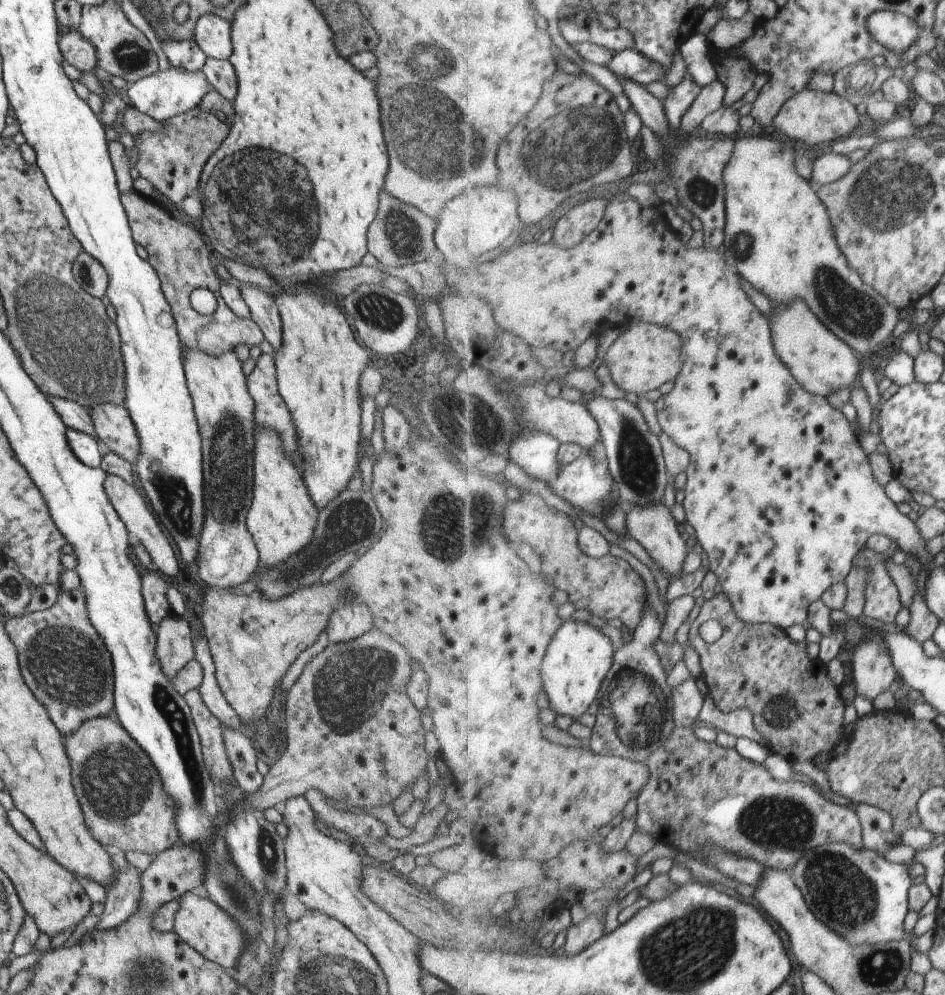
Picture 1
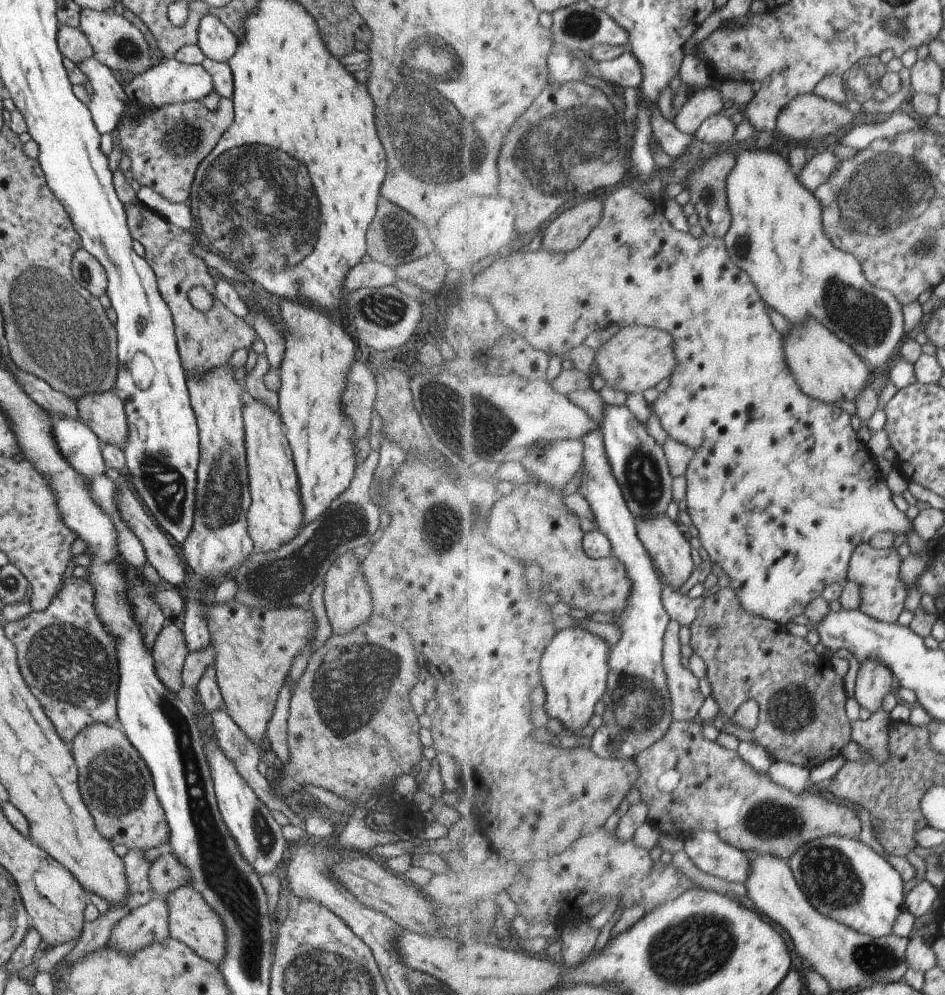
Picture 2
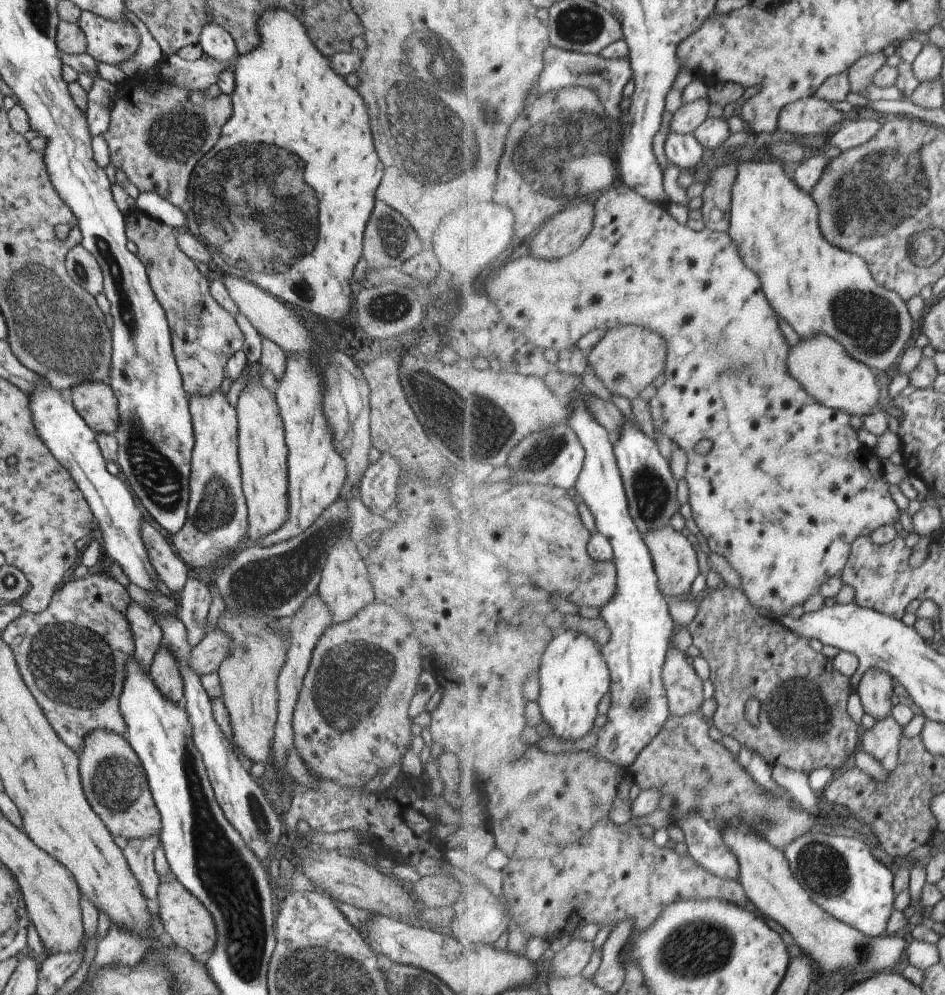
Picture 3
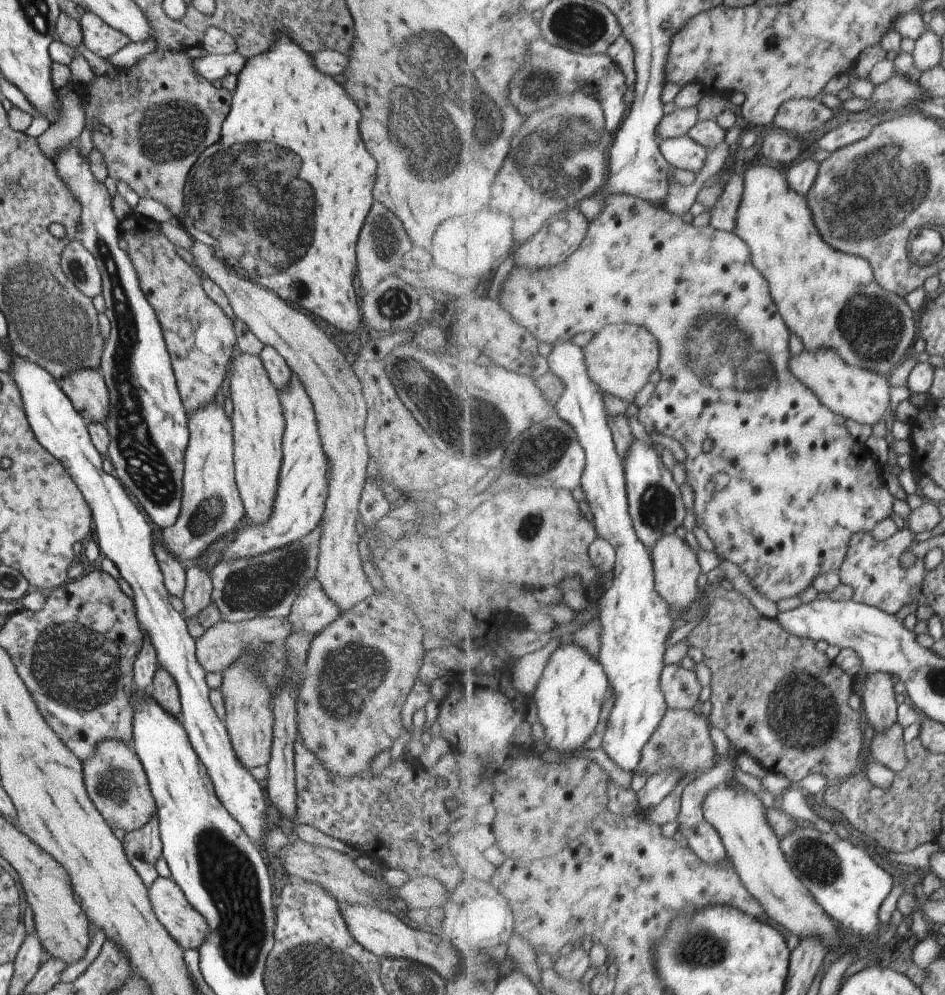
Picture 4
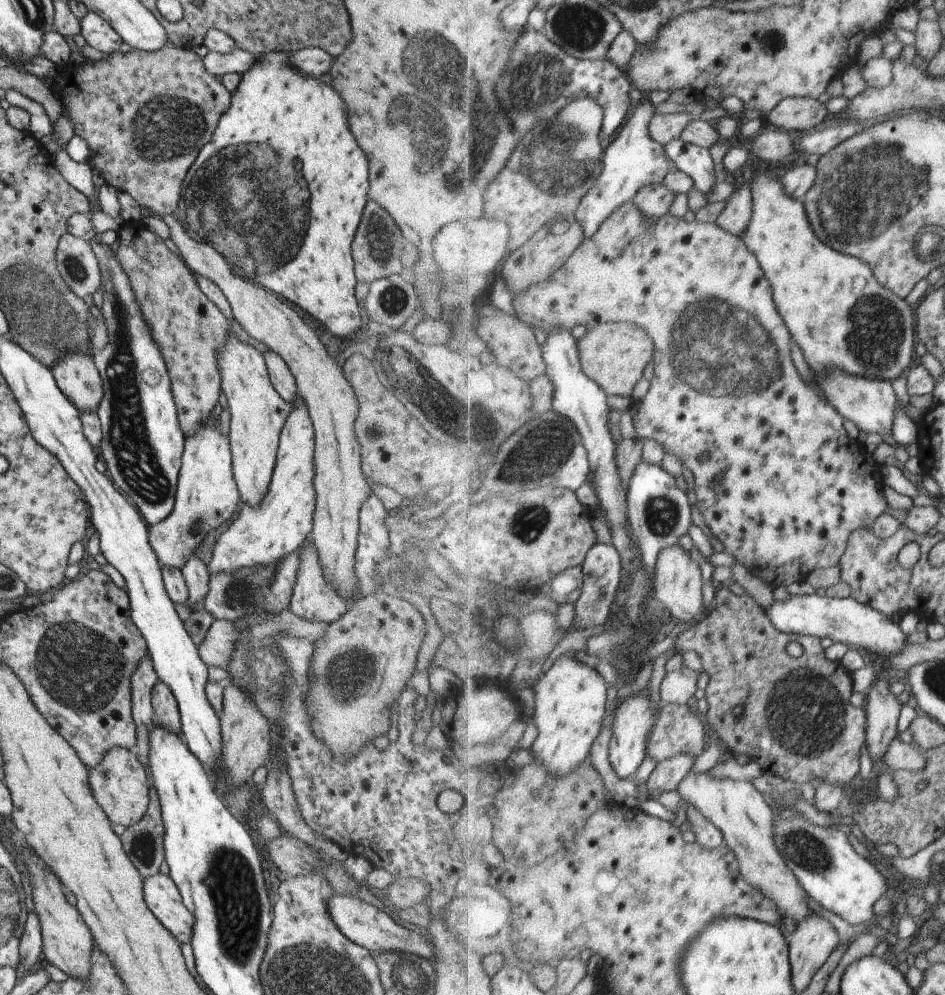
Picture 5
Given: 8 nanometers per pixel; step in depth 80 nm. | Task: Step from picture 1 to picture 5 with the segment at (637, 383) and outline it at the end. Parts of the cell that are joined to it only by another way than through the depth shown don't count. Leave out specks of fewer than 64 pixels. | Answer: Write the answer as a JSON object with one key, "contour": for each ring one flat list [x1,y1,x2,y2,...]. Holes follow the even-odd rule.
{"contour":[[609,321,587,330,578,341,582,367,589,378,595,379,606,393,613,396,631,396,637,382,643,378,643,372,649,362,655,360,654,338,635,323]]}

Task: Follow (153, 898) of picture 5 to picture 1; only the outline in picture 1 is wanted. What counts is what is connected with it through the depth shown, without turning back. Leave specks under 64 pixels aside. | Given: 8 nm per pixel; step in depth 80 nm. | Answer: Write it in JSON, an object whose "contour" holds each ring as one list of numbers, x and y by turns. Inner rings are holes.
{"contour":[[186,891,179,899,179,909,173,918,172,932,192,950,195,950,205,960,231,971,239,954,243,952,245,936,235,920,229,918,219,906,211,903,208,898,195,896,191,891]]}

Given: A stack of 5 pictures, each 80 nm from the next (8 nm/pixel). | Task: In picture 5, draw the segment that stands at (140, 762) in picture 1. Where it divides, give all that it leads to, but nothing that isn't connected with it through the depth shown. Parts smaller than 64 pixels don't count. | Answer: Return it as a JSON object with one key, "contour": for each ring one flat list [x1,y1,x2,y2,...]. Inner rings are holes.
{"contour":[[121,747,111,748,94,767,87,770,89,790,112,826,121,824,128,827,142,819,149,802,150,790,147,770,135,754]]}

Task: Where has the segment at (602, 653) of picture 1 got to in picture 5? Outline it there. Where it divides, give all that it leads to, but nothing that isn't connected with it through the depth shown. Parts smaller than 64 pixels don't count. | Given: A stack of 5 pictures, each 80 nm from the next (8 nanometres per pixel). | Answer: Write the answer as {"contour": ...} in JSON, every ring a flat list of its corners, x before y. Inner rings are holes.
{"contour":[[568,651,547,669,535,684,533,722,538,735,531,746,538,763,545,765,553,774,566,777,589,760,593,742,607,722,608,684,595,667,587,666,575,658,575,651]]}

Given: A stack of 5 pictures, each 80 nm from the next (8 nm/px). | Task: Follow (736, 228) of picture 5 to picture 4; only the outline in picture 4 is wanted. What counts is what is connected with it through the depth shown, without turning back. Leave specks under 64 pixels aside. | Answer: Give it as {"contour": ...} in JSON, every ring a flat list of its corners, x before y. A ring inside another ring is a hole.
{"contour":[[733,173,724,186,718,201,712,206,711,226,733,232,738,218,738,208,744,193,744,176]]}

